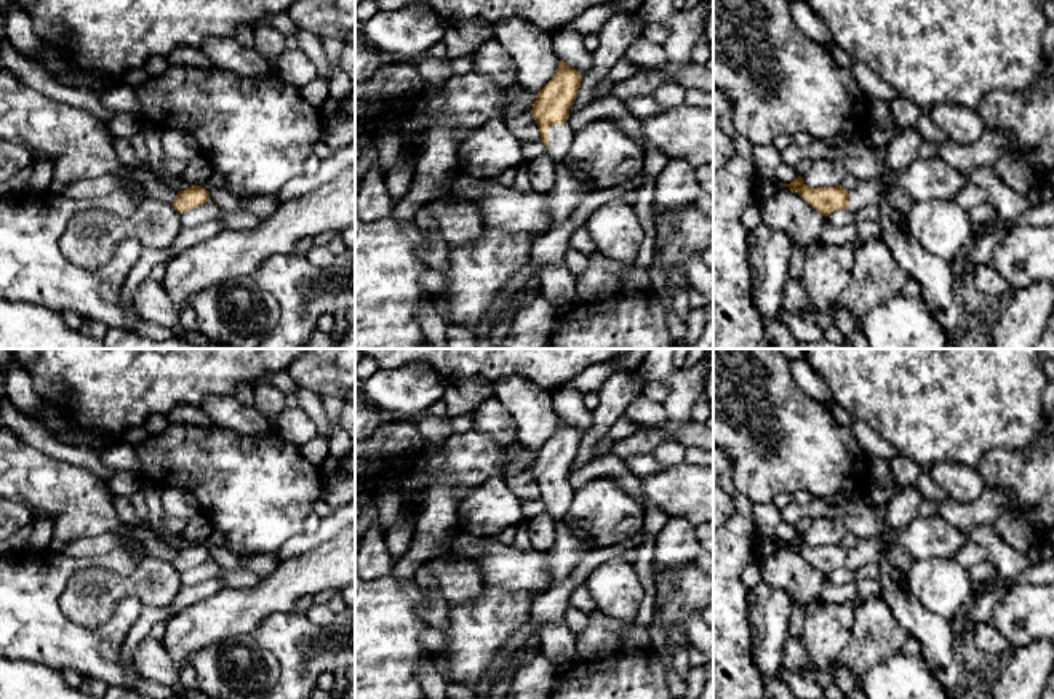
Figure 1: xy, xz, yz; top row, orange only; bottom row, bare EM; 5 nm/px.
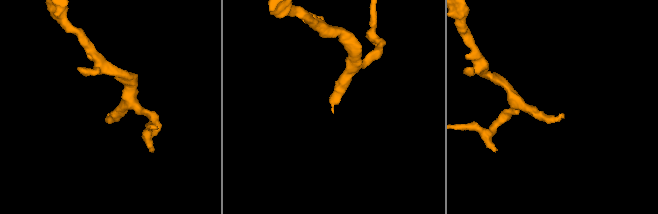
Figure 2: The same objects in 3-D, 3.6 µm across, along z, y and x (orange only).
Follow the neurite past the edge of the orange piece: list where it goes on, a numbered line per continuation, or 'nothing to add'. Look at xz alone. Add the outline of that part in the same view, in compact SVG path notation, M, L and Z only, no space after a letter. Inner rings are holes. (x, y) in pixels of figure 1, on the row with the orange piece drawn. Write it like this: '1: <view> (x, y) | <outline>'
1: xz (568, 191) | M568 125L549 128L547 154L555 162L555 181L547 195L549 229L560 227L573 211L595 190L565 163L574 131Z

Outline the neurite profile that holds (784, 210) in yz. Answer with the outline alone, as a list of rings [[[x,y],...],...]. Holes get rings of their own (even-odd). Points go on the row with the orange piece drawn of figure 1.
[[[774,181],[766,197],[755,197],[763,224],[777,229],[789,238],[789,275],[800,280],[809,248],[819,242],[825,216],[806,203],[798,192]]]

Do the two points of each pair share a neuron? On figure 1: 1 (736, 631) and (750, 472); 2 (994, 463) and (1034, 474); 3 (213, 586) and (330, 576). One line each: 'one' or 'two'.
1: two
2: one
3: two

